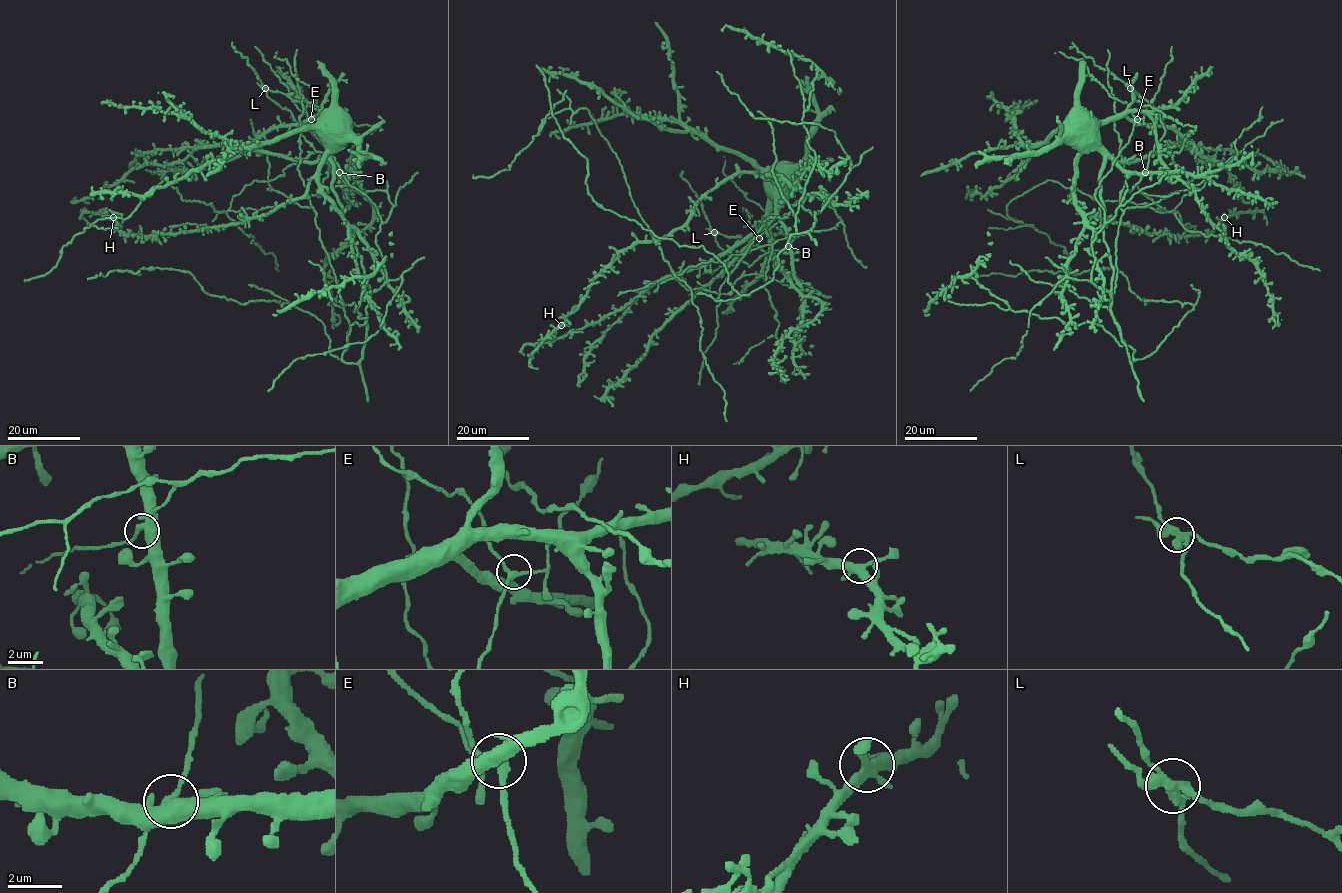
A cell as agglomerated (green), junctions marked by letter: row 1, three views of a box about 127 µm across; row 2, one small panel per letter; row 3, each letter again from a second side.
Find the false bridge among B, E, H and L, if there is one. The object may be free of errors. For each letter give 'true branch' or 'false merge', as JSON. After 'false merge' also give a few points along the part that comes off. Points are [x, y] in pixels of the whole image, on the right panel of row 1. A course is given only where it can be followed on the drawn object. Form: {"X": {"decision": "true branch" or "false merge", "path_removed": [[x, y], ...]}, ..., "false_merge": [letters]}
{"B": {"decision": "true branch"}, "E": {"decision": "true branch"}, "H": {"decision": "true branch"}, "L": {"decision": "false merge", "path_removed": [[1130, 88], [1196, 128], [1188, 193], [1017, 196], [1073, 281]]}, "false_merge": ["L"]}

